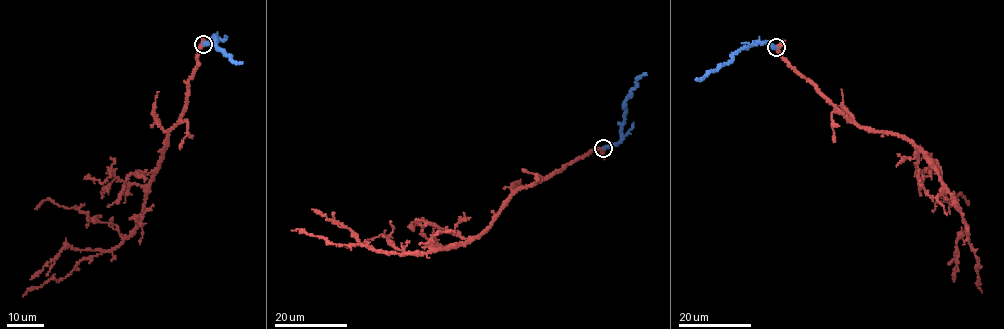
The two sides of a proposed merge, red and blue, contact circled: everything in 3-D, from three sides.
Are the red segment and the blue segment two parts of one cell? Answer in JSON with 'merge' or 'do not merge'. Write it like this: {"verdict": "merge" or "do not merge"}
{"verdict": "merge"}

